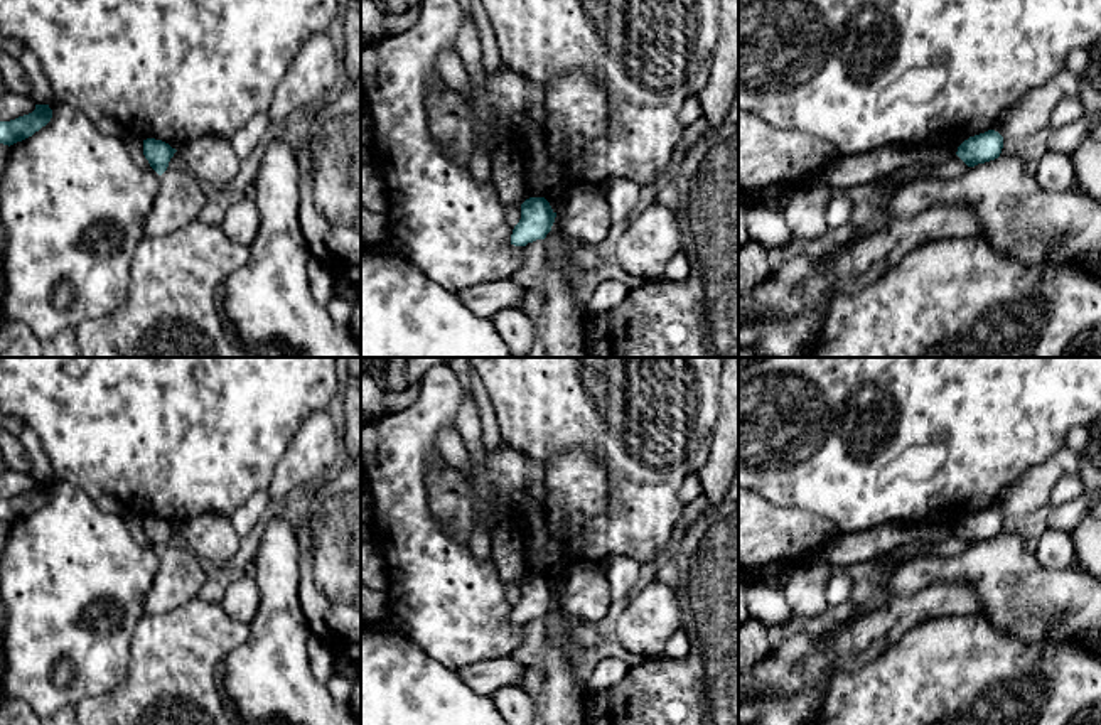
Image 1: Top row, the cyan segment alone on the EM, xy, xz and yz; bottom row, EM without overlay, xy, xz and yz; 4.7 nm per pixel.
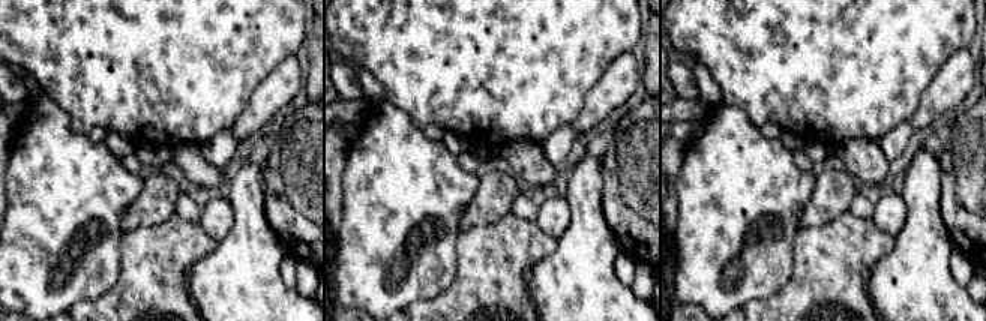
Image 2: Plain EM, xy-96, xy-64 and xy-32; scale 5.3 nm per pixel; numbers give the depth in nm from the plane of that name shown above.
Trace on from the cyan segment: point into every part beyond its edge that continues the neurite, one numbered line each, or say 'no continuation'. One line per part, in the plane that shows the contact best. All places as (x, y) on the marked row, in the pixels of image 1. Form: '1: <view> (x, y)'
no continuation

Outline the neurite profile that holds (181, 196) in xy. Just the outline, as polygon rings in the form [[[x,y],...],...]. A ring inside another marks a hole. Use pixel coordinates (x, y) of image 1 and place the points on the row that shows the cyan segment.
[[[165,170],[143,236],[165,236],[196,221],[211,202],[209,189],[191,170]]]

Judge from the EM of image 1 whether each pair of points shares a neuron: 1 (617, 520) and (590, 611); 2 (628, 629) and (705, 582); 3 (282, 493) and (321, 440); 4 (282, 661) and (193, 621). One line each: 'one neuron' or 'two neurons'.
1: two neurons
2: two neurons
3: one neuron
4: two neurons

